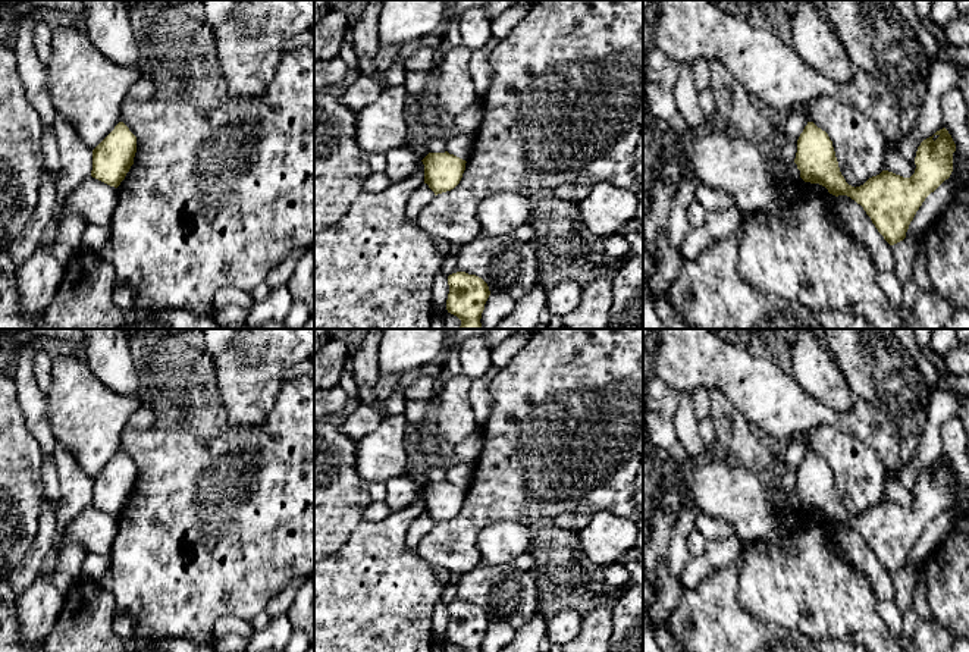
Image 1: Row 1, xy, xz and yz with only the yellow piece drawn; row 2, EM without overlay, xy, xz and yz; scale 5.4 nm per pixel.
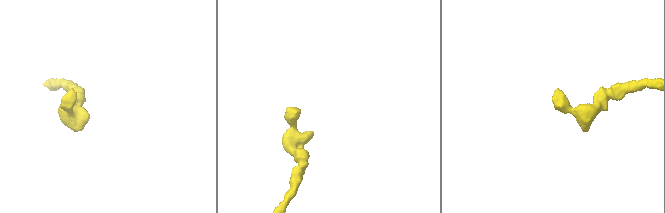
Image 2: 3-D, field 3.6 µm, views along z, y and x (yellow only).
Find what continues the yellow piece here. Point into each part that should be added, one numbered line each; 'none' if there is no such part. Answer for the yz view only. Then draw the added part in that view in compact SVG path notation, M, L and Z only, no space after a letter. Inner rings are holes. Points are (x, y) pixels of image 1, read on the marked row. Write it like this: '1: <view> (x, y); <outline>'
none

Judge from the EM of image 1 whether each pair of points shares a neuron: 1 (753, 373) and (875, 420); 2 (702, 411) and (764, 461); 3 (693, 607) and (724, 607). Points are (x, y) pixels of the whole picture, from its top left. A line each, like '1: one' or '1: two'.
1: one
2: two
3: one

